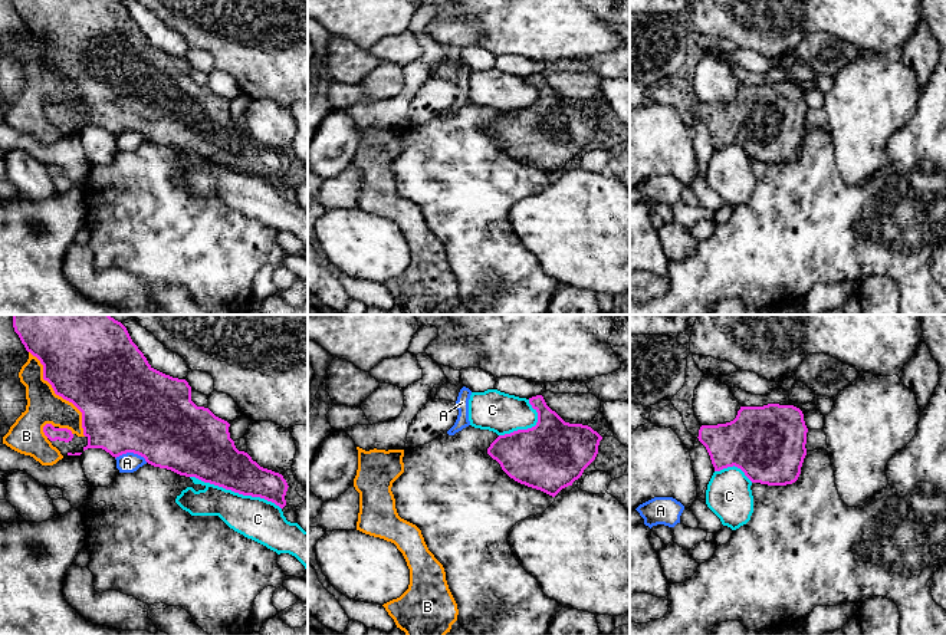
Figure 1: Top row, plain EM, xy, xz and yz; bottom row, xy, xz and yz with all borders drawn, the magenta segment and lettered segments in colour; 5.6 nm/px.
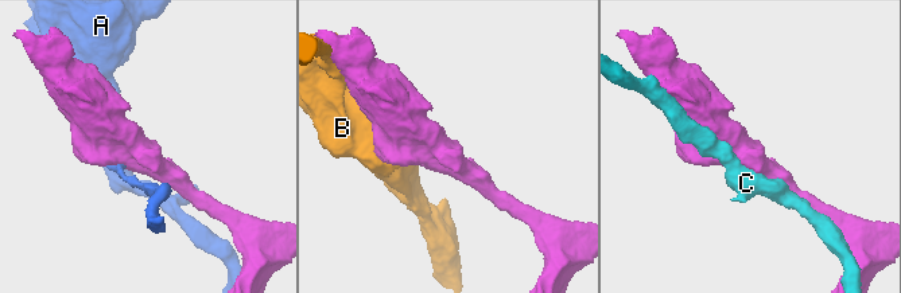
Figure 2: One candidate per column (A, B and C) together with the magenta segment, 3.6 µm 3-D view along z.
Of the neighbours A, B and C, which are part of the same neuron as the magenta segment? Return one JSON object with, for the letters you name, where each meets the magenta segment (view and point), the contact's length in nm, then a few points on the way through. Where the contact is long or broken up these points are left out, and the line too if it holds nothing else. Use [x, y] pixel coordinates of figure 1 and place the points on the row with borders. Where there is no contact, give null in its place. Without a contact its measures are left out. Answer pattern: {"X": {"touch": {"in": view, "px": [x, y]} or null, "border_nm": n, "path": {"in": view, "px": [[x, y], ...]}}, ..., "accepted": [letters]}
{"accepted": []}

